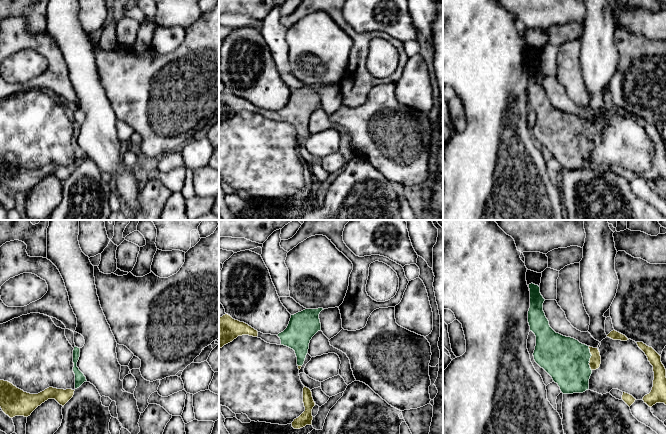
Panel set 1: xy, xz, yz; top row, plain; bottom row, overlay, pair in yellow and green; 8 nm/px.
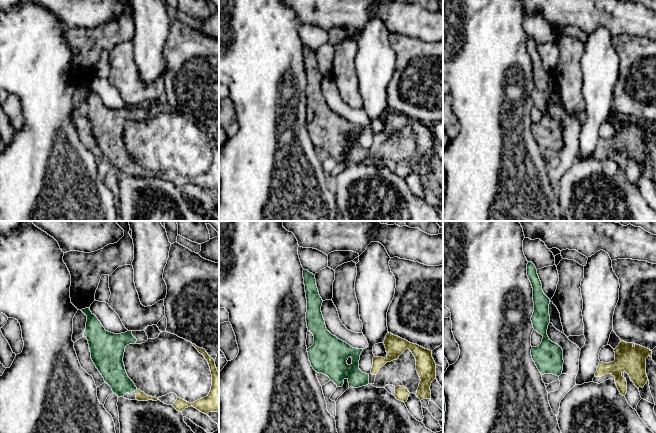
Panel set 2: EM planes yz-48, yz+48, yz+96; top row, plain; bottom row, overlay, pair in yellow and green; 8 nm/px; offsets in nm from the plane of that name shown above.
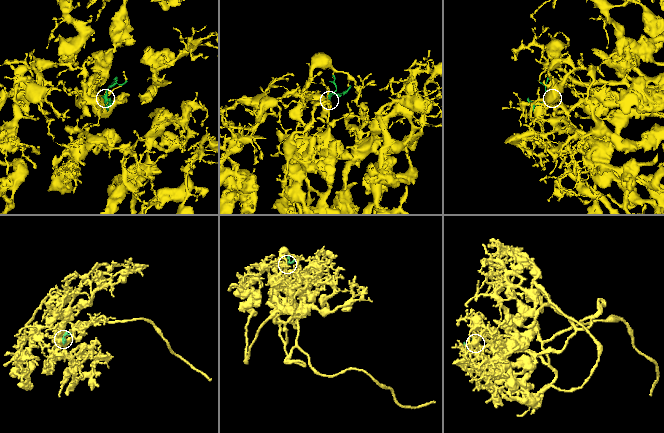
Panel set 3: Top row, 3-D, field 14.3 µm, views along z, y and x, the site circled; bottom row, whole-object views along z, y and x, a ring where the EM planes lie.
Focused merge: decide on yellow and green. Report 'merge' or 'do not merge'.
merge

